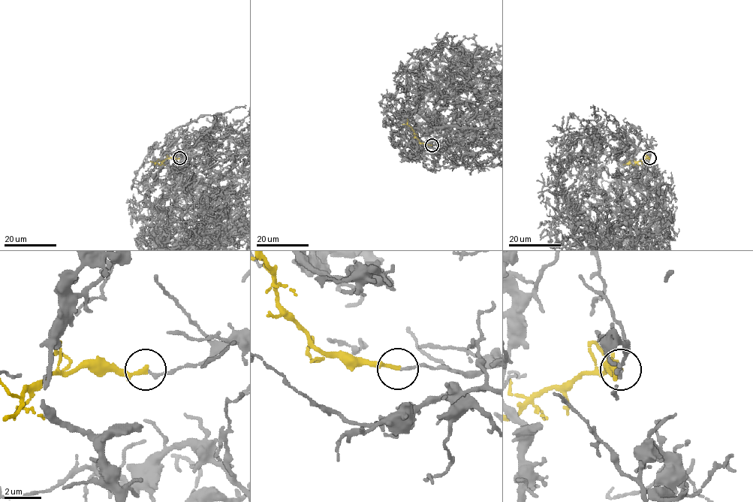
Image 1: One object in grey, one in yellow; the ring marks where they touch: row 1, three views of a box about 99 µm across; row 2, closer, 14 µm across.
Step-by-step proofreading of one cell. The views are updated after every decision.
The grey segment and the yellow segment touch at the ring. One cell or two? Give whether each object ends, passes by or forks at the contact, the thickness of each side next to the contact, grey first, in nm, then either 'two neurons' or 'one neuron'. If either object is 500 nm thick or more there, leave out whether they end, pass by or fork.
grey ends there; yellow ends there; 150 nm thick on the grey side, 240 nm on the other; two neurons

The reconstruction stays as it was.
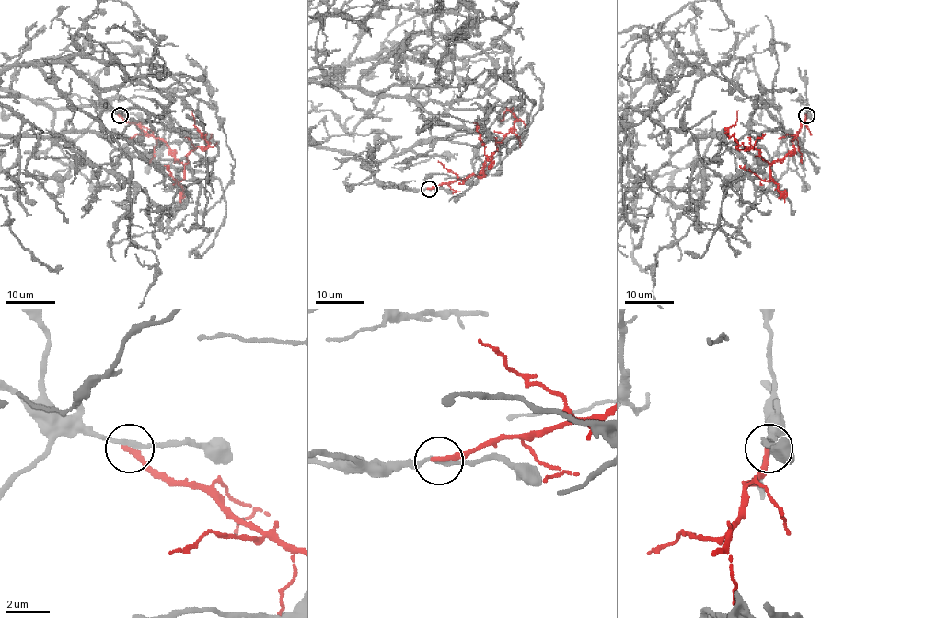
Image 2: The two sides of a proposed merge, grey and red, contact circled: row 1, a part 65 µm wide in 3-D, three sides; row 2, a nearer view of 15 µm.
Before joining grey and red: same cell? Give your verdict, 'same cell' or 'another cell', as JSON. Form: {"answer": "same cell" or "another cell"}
{"answer": "another cell"}

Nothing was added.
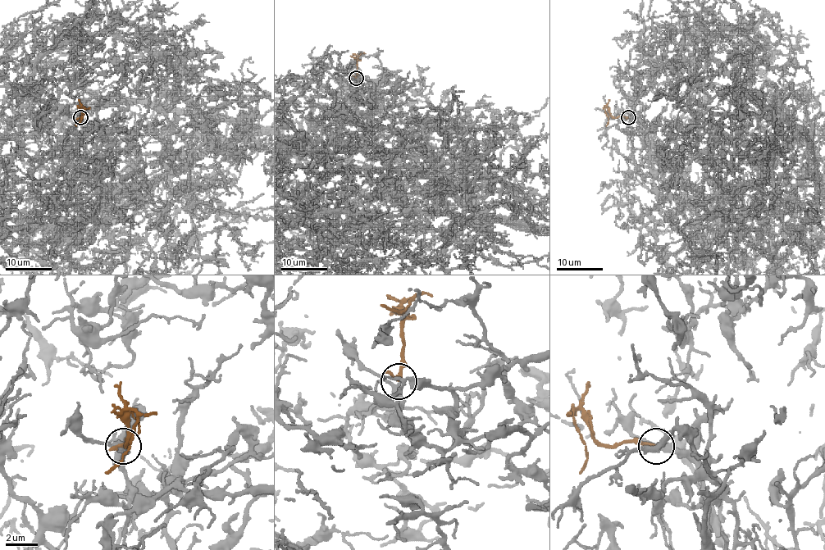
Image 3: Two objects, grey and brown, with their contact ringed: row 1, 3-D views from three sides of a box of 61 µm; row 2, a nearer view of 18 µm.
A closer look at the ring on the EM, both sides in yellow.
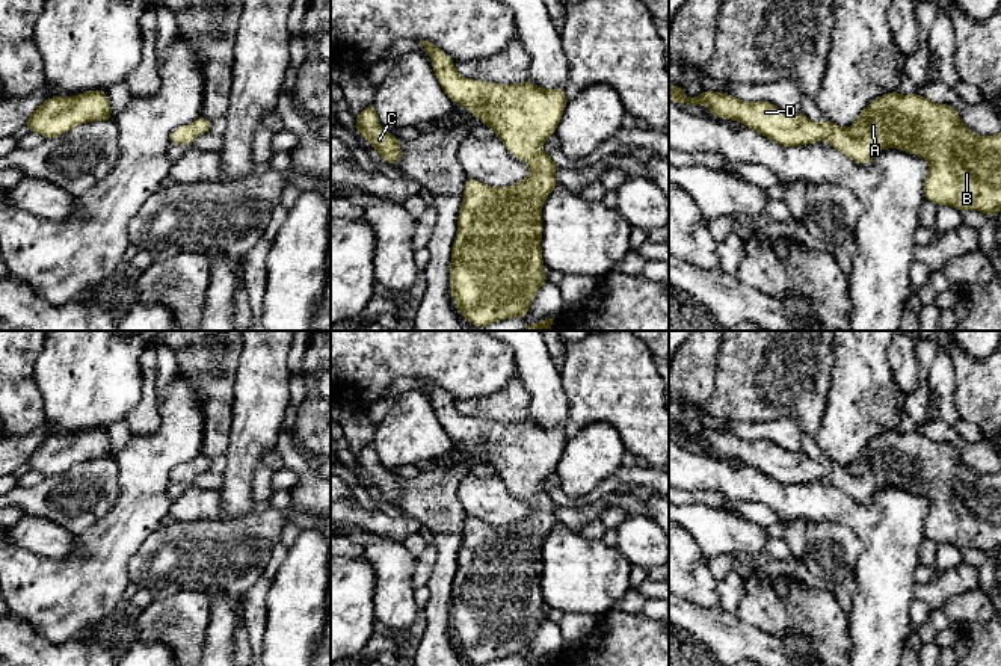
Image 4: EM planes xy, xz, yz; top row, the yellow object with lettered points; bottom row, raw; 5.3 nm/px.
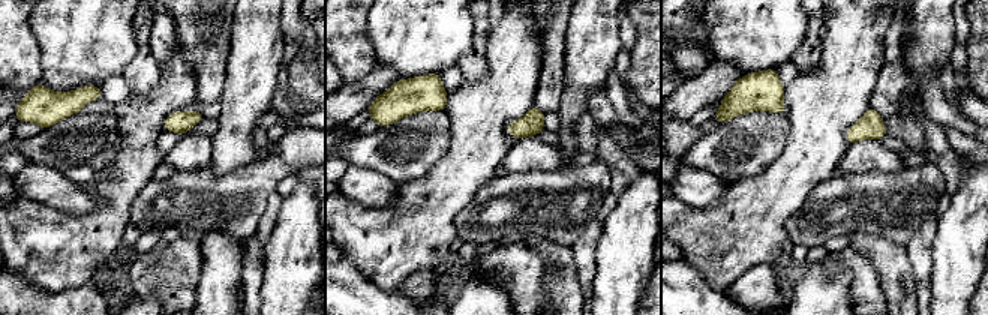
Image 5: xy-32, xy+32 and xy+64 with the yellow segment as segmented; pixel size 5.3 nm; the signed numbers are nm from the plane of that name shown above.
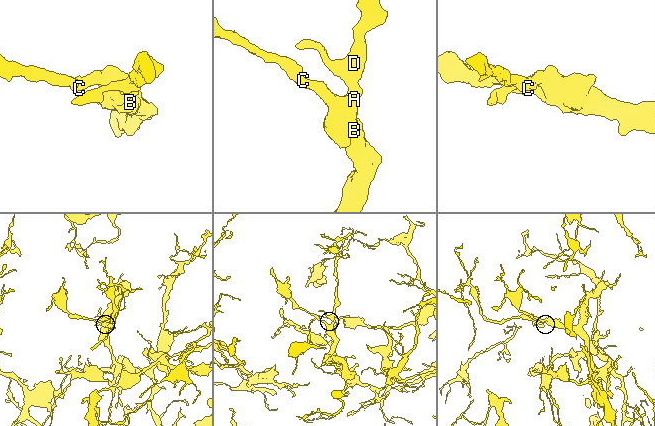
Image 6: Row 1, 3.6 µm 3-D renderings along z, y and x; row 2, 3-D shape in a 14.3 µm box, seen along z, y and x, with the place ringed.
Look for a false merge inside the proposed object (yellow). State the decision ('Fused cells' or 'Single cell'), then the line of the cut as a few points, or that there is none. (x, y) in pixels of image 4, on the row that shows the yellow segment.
Single cell. No split

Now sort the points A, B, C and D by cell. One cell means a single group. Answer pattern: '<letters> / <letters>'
A B C D

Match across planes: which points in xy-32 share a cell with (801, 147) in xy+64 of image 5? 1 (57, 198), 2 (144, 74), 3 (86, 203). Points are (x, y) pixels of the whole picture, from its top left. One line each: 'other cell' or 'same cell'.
1: other cell
2: other cell
3: other cell

